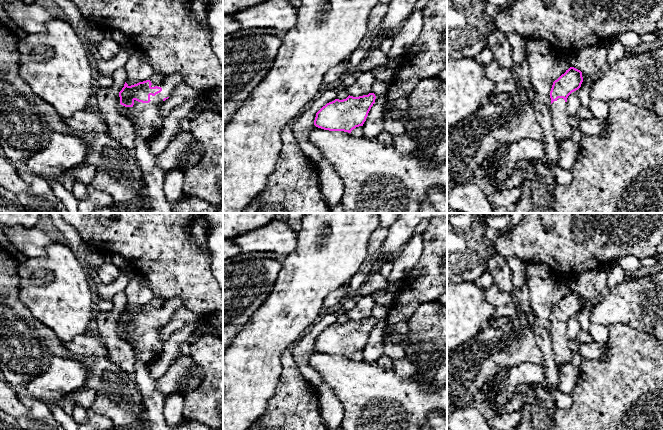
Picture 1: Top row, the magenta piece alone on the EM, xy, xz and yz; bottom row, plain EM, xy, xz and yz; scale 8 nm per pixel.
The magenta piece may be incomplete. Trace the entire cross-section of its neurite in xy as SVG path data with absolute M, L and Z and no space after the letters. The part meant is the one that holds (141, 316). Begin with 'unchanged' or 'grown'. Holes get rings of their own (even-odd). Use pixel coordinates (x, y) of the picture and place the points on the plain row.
grown | M180 298L166 301L159 309L153 309L150 304L131 310L125 306L117 321L117 333L131 343L133 350L140 352L140 359L150 363L162 351L163 343L157 335L160 327L182 306L184 302Z

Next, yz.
grown | M570 291L553 306L550 315L552 349L558 366L571 363L573 352L566 337L566 326L568 320L581 311L582 306L582 296L574 291Z

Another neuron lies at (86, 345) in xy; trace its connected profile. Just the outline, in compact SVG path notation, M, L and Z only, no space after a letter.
M88 333L74 337L70 342L64 343L65 347L76 355L87 358L106 359L108 350L100 338L93 337Z

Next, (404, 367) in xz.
M407 356L393 360L393 369L401 377L415 377L417 371L414 359L409 359Z

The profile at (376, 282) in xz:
M374 271L370 278L363 283L358 296L372 295L375 292L382 290L387 285L387 278Z

